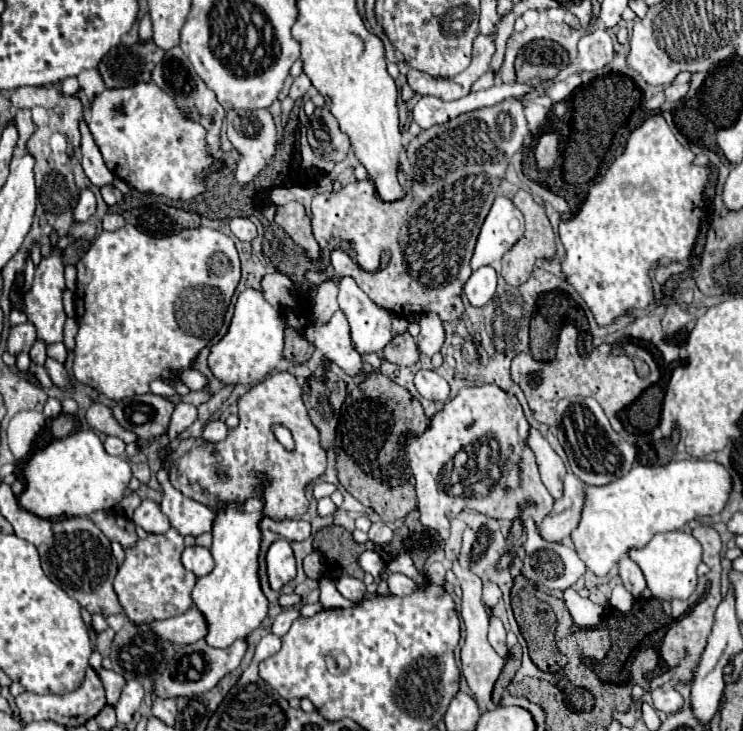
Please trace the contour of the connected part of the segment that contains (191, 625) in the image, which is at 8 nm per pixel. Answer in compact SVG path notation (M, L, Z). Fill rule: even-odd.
M196 607L188 609L186 613L178 617L152 621L152 623L140 623L138 627L142 631L154 631L160 639L170 641L174 645L190 645L204 639L206 635L206 621Z

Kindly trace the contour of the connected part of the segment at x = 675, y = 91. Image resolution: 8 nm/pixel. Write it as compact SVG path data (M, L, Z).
M682 71L678 73L678 77L674 79L672 85L668 85L664 89L666 93L666 99L668 101L678 101L678 99L684 99L684 95L688 95L688 89L690 89L690 81L692 81L692 73L690 71Z

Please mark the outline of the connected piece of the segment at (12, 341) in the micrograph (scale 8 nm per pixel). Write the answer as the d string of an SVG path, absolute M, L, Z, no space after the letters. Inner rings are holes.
M32 323L14 325L10 329L10 335L8 335L8 351L12 355L18 355L22 351L30 351L34 341L36 341L36 331L34 331Z

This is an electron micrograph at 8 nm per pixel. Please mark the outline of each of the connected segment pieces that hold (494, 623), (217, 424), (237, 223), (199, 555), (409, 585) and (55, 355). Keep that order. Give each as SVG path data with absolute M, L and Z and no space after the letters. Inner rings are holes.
M490 617L488 641L490 641L490 645L494 647L494 651L496 651L502 659L508 659L510 647L506 645L506 629L504 629L504 625L500 623L500 619L496 619L496 617Z
M214 419L214 421L208 421L206 423L206 427L202 431L202 437L206 441L210 441L210 443L216 443L216 441L222 441L226 437L226 433L228 433L226 423L220 421L220 419Z
M236 217L236 219L232 219L232 221L230 221L230 229L232 229L232 233L234 233L240 241L252 241L252 239L256 237L256 233L258 233L256 225L254 225L250 219L246 219L246 217Z
M200 545L186 547L184 553L182 553L182 563L196 577L202 577L202 575L206 575L206 573L210 573L214 569L214 559L212 559L210 549L200 547Z
M390 573L390 577L386 579L388 583L388 589L392 595L398 595L398 597L404 597L404 595L410 595L414 591L414 581L402 573Z
M64 343L48 345L48 357L52 357L58 363L64 363L66 361L66 347L64 347Z

